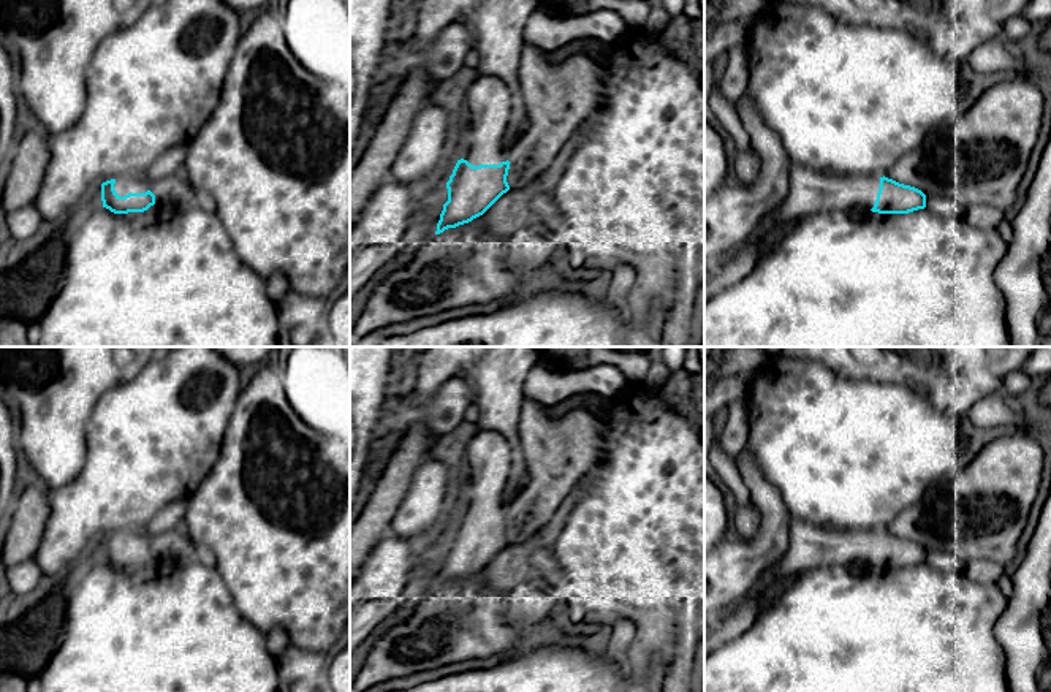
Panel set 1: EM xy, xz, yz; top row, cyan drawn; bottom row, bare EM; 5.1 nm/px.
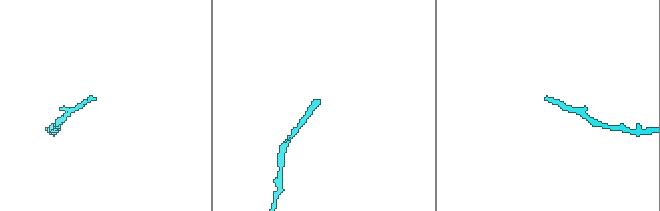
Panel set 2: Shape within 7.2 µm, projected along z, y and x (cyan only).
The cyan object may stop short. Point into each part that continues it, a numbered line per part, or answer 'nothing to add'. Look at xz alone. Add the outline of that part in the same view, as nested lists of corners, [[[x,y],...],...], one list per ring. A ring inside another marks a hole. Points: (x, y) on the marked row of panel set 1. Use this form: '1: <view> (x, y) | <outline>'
1: xz (488, 103) | [[[478,78],[465,92],[465,143],[461,158],[473,166],[508,160],[503,136],[514,97],[499,78]]]

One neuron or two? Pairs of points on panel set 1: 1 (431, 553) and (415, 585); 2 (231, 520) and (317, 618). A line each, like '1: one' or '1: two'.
1: one
2: one

